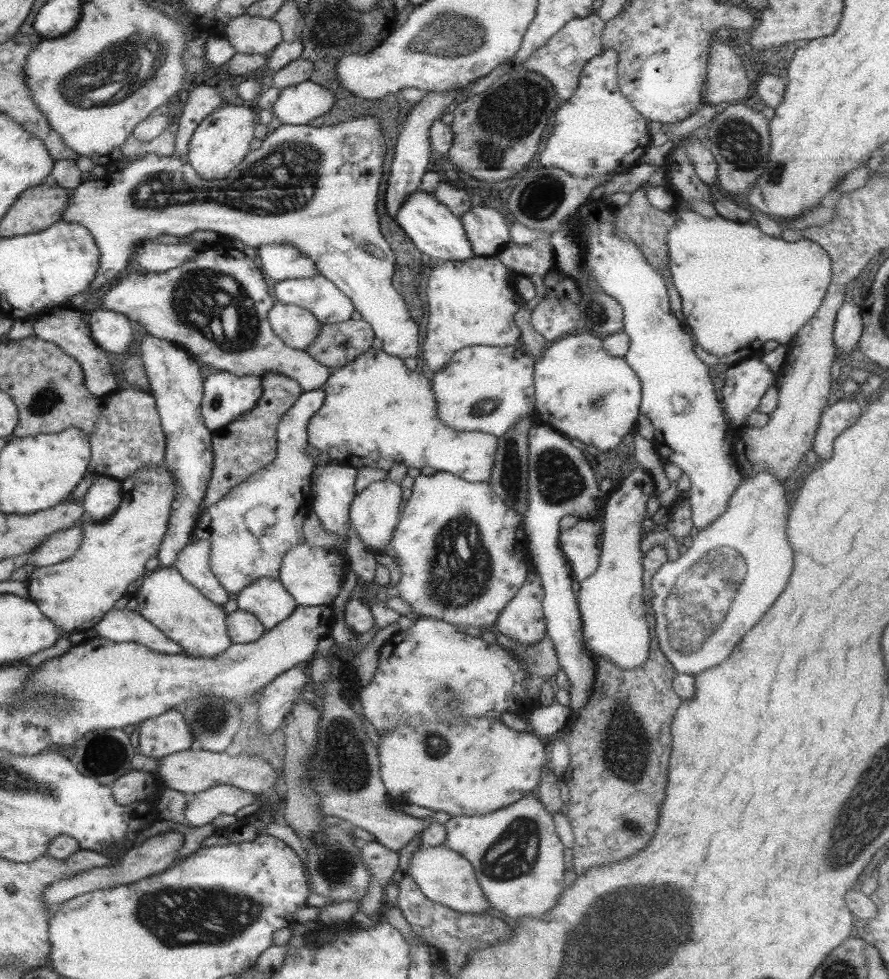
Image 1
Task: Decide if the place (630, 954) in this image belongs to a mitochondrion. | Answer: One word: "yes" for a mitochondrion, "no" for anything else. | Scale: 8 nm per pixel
yes

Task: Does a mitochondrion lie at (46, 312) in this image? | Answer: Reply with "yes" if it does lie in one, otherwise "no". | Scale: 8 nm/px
no

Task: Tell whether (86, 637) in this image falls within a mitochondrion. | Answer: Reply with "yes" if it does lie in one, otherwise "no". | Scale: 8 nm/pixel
no

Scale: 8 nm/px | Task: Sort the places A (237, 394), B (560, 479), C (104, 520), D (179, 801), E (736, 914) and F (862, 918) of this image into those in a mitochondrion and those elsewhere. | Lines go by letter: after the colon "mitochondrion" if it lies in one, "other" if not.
A: other
B: mitochondrion
C: other
D: other
E: other
F: other

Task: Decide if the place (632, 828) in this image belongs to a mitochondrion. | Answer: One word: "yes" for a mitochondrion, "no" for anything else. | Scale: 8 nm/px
yes

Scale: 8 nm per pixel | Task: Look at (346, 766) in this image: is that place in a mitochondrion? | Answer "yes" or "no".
yes

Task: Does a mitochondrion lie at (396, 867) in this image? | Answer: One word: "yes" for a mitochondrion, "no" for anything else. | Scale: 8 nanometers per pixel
no

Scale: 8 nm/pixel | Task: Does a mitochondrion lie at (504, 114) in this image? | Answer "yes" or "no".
yes

